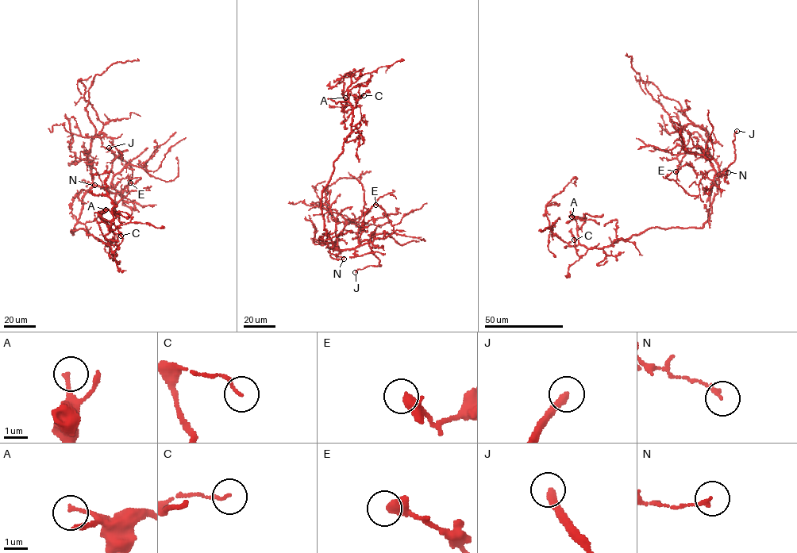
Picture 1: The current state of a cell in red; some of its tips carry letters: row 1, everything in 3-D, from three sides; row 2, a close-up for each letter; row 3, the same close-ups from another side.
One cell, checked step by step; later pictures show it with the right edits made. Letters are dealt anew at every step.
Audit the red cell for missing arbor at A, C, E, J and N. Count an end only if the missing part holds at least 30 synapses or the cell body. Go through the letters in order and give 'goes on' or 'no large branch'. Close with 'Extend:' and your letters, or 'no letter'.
A: no large branch
C: no large branch
E: no large branch
J: goes on
N: no large branch
Extend: J

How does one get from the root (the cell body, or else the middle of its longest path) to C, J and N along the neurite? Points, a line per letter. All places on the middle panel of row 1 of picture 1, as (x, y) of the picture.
C: (325, 229), (322, 190), (351, 132), (352, 109), (359, 96), (363, 95)
J: (325, 229), (333, 249), (349, 250), (369, 243), (380, 265), (367, 266), (355, 272)
N: (325, 229), (333, 242), (332, 247), (340, 251), (336, 259), (344, 259)

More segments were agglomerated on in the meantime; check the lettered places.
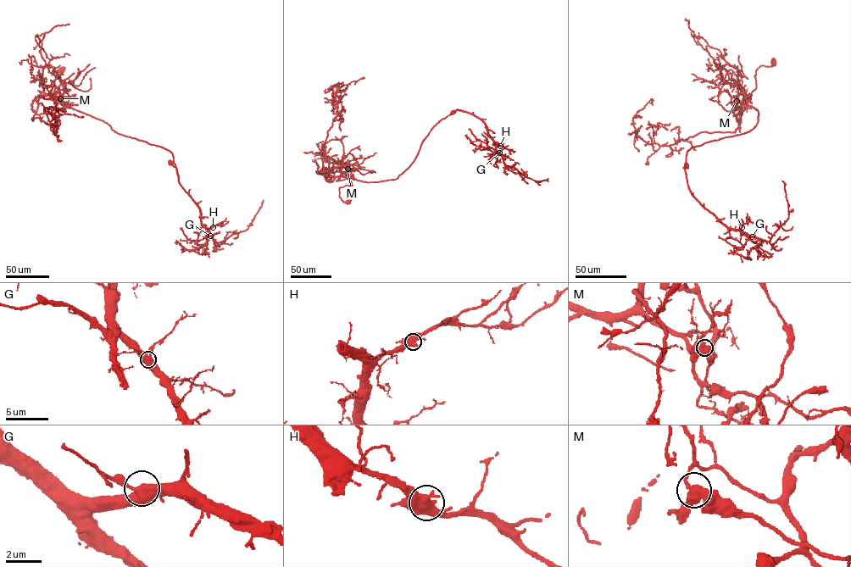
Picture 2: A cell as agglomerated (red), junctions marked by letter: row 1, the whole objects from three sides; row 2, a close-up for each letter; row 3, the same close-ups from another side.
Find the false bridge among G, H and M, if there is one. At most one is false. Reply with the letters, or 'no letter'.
M

